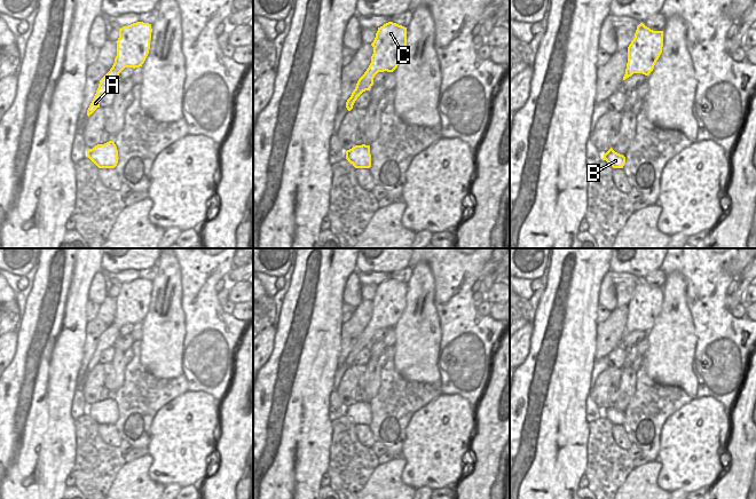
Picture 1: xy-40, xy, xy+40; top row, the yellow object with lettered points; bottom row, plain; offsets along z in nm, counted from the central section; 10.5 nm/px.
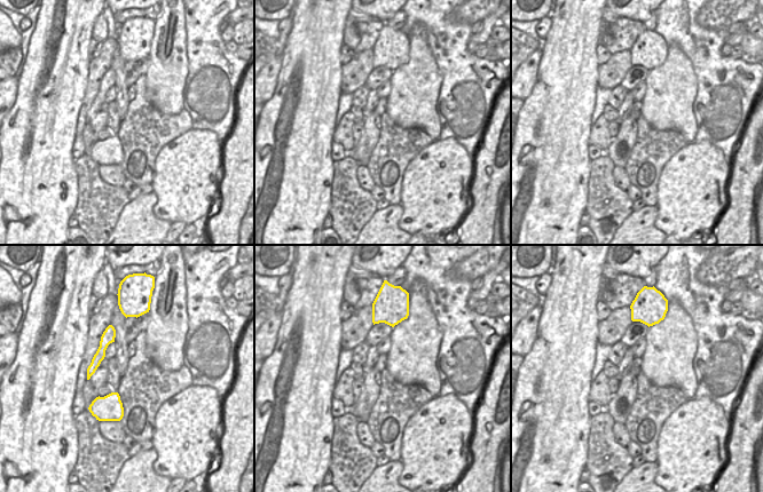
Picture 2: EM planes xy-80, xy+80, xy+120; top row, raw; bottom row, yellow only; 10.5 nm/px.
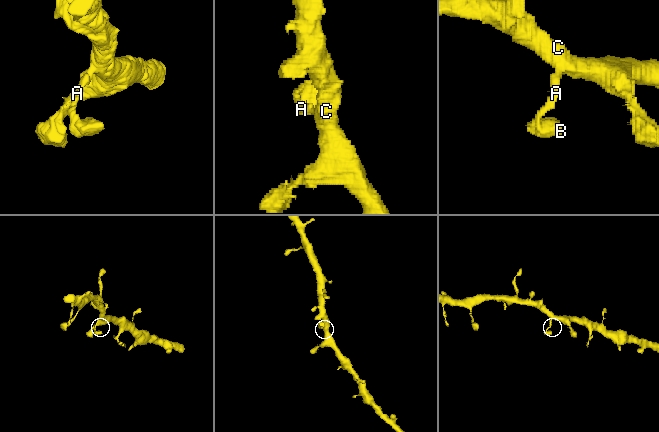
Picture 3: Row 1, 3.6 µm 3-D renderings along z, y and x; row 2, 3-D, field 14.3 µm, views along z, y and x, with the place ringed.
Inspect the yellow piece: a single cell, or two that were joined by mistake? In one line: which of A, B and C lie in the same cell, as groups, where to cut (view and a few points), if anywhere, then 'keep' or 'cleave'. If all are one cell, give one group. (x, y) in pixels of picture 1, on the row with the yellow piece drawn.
A B C; no cut; keep

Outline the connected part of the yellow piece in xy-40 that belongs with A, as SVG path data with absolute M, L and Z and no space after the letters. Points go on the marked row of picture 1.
M136 22L119 30L117 42L117 56L110 71L100 80L96 94L87 110L89 117L100 108L101 97L109 90L113 90L120 80L119 73L125 68L140 68L144 63L151 40L151 24Z

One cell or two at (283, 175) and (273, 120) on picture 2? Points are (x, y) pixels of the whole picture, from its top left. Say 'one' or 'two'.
one

